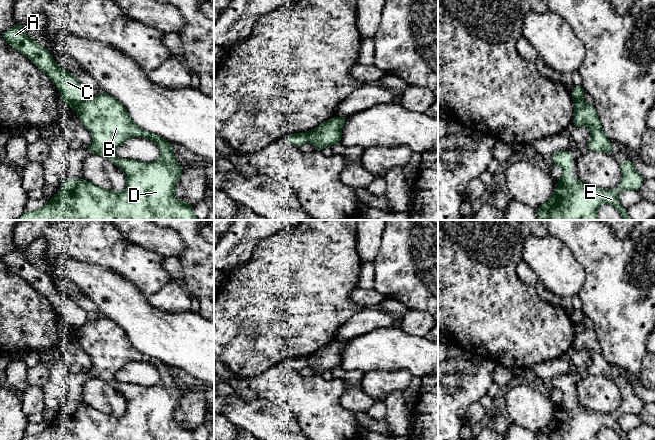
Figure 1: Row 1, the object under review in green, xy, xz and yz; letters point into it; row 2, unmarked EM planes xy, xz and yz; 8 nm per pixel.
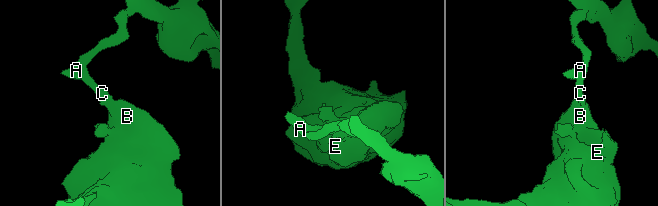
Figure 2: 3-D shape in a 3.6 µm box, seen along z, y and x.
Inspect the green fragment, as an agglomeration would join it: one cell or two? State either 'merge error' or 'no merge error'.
merge error

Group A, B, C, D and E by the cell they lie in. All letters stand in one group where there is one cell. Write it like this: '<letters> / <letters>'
A C / B D E

